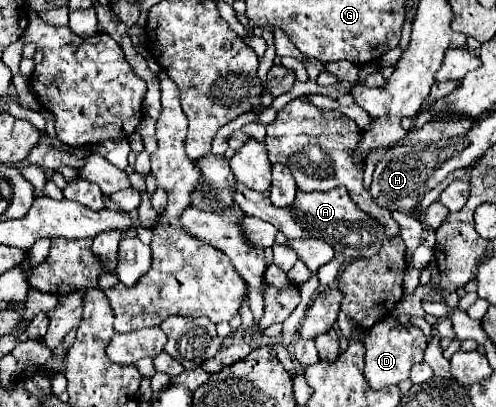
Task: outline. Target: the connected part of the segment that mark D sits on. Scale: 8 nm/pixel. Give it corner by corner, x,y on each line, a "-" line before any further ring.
388,318
382,322
376,322
376,326
366,330
364,348
366,348
366,366
364,366
364,378
366,384
372,390
382,390
392,384
400,384
410,376
412,362
418,364
424,358
424,350
428,346
428,338
424,332
412,324
400,324
396,318

